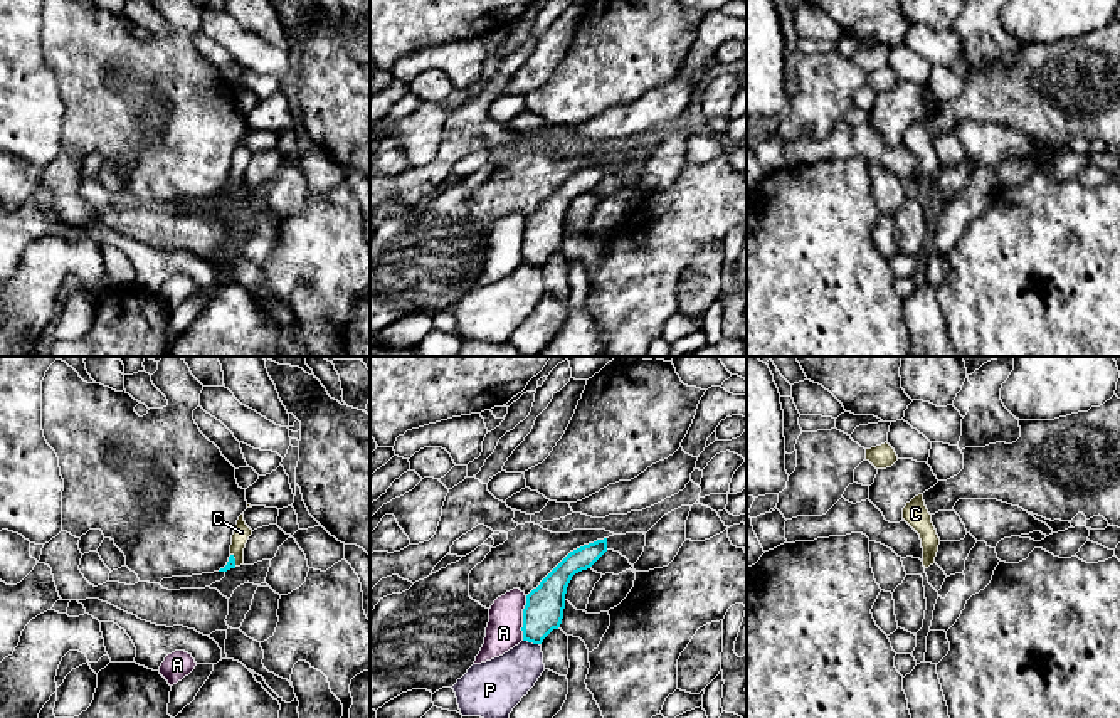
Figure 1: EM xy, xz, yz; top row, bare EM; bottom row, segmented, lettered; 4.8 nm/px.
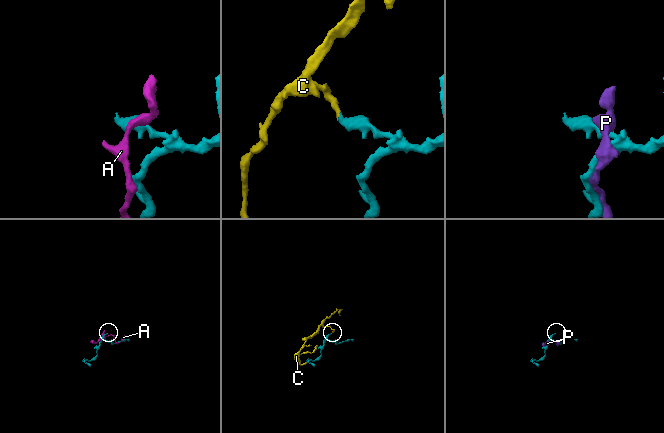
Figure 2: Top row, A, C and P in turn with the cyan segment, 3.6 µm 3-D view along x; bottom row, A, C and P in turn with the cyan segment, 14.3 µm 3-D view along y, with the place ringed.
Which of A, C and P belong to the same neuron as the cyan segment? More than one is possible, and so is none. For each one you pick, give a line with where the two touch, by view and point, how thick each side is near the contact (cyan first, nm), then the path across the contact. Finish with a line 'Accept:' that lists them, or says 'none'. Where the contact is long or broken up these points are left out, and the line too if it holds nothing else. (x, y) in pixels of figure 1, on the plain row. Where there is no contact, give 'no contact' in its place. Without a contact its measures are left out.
C: contact xy (234, 184); calibres 50 and 80 nm; way xy (231, 187), (234, 184), (241, 155)
Accept: C

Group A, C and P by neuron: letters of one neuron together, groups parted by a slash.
A / C / P

